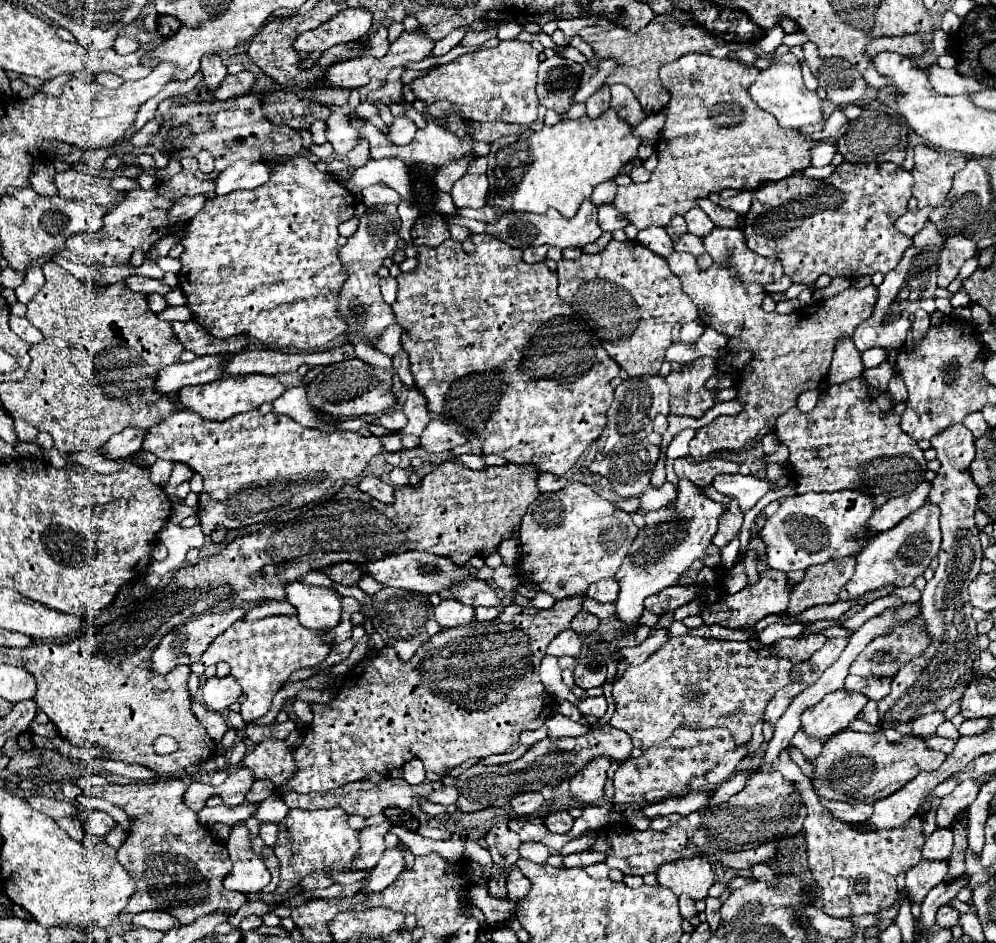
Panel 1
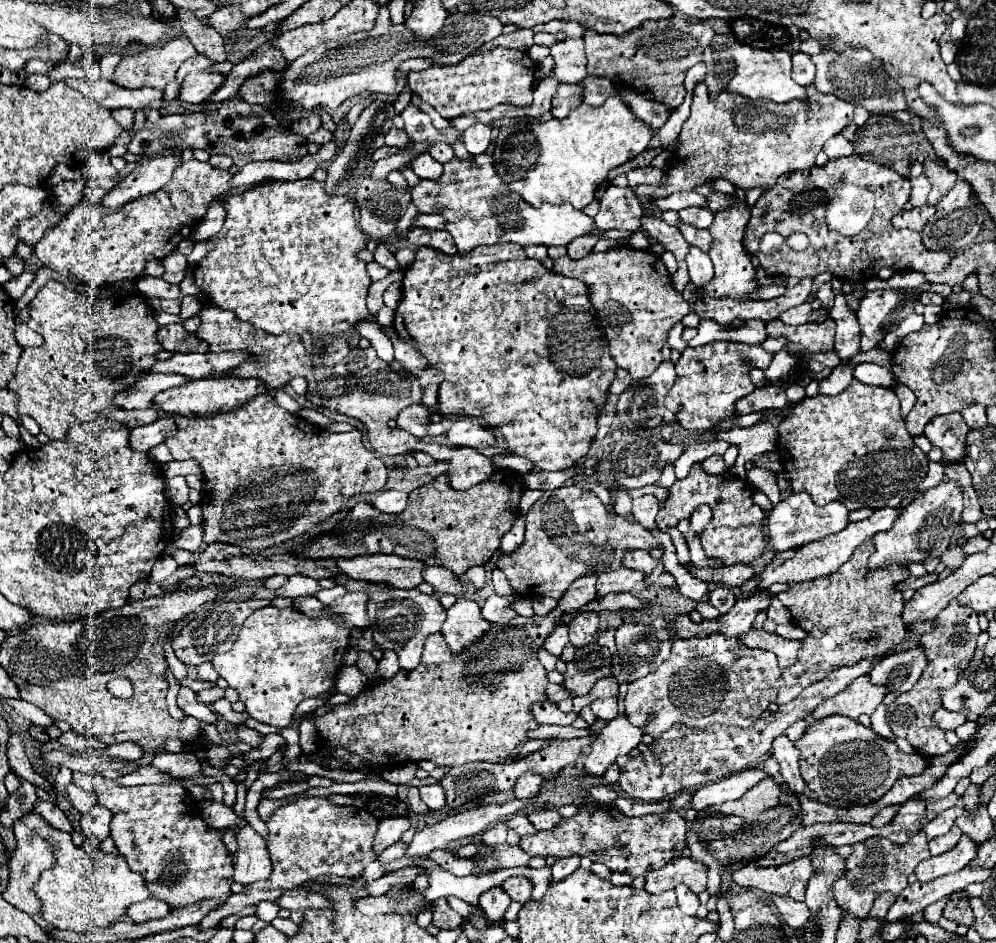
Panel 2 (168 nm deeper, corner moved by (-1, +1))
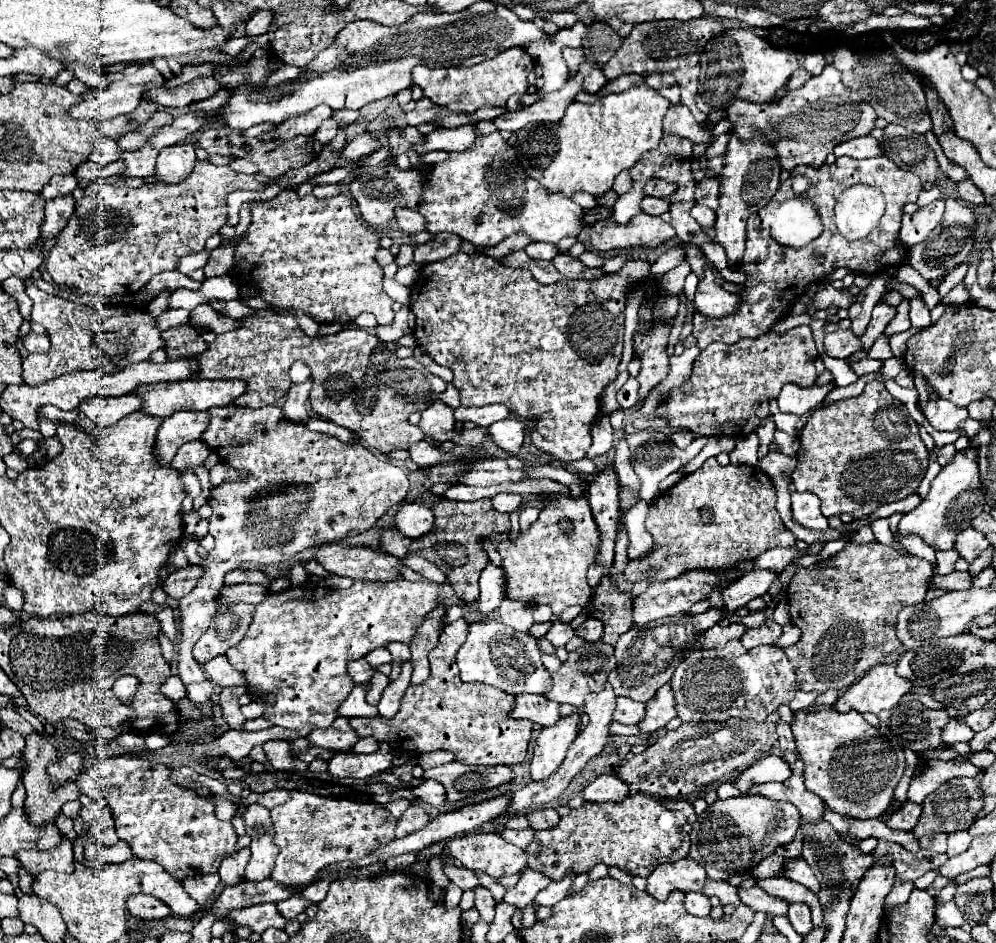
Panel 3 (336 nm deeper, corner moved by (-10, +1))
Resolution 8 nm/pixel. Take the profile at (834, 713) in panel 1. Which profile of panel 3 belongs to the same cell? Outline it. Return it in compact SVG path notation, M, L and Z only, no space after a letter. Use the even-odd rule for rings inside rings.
M883 663L863 675L855 685L845 689L845 695L837 701L835 709L841 713L879 713L891 709L899 699L911 691L911 681L897 675L895 663Z

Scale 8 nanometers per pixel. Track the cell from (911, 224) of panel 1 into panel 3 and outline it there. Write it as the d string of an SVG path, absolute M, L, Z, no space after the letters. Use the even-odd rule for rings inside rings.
M933 201L931 205L917 209L913 215L903 215L899 239L903 245L911 247L915 243L921 243L927 239L927 235L941 223L945 211L945 201Z

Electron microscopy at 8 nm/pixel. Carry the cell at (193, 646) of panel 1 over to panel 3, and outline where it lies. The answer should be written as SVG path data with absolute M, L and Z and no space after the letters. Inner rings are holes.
M239 603L239 605L231 605L223 607L215 613L211 627L203 633L203 637L195 643L193 647L193 657L197 663L207 663L217 655L223 655L229 647L237 645L247 627L253 621L253 613L255 613L255 605L249 603Z

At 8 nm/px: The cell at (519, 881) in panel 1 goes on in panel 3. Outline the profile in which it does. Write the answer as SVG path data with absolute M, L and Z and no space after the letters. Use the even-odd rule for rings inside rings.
M525 869L519 883L515 887L507 889L505 903L513 903L515 907L525 909L535 899L535 895L549 885L549 881L551 879L547 875L543 875L539 871L533 871L533 869Z

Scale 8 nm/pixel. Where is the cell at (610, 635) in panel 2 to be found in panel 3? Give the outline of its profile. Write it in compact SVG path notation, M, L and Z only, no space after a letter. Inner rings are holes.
M607 575L603 581L599 581L593 599L589 601L589 605L583 607L582 611L589 617L597 617L605 625L601 641L615 645L619 635L623 635L633 627L631 603L633 599L627 593L621 593L619 587L613 585L611 577Z

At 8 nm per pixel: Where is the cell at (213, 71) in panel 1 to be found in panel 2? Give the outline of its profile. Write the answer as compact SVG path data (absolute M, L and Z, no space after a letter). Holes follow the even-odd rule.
M178 11L178 21L184 33L188 35L190 43L196 47L200 55L206 55L212 63L224 63L226 61L226 51L224 51L224 41L220 33L216 33L212 27L208 29L204 21L196 19L190 11Z

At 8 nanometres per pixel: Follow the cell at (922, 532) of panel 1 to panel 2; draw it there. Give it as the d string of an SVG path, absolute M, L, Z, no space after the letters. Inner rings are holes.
M944 479L938 487L932 487L918 495L898 517L890 531L874 535L874 555L868 559L868 571L874 571L890 561L898 563L898 567L908 569L910 563L924 563L930 557L942 557L946 551L954 525L960 521L962 513L962 489L956 481Z

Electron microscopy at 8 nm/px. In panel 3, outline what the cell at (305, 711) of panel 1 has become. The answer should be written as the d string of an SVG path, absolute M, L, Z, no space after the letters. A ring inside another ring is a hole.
M355 685L351 695L341 703L341 707L337 709L339 715L345 717L377 717L377 707L367 705L365 701L365 685Z

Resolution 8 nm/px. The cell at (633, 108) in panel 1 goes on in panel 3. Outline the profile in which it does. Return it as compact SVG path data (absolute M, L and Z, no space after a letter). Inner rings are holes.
M677 105L677 107L669 107L667 115L665 115L665 133L677 133L693 143L709 143L713 139L711 129L701 127L691 111L685 105Z

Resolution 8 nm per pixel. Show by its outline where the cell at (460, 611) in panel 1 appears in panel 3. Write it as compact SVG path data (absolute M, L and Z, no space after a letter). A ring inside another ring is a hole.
M479 621L469 625L469 637L457 653L463 683L485 683L509 695L543 693L551 685L551 675L541 663L541 651L535 637L515 631L501 621Z

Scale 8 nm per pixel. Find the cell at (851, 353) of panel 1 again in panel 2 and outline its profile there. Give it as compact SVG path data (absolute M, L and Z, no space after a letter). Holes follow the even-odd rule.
M832 277L830 285L836 295L834 307L830 309L830 317L836 321L834 351L840 357L840 361L846 365L856 353L860 353L860 327L856 321L856 313L852 313L846 305L846 299L842 293L842 281Z

